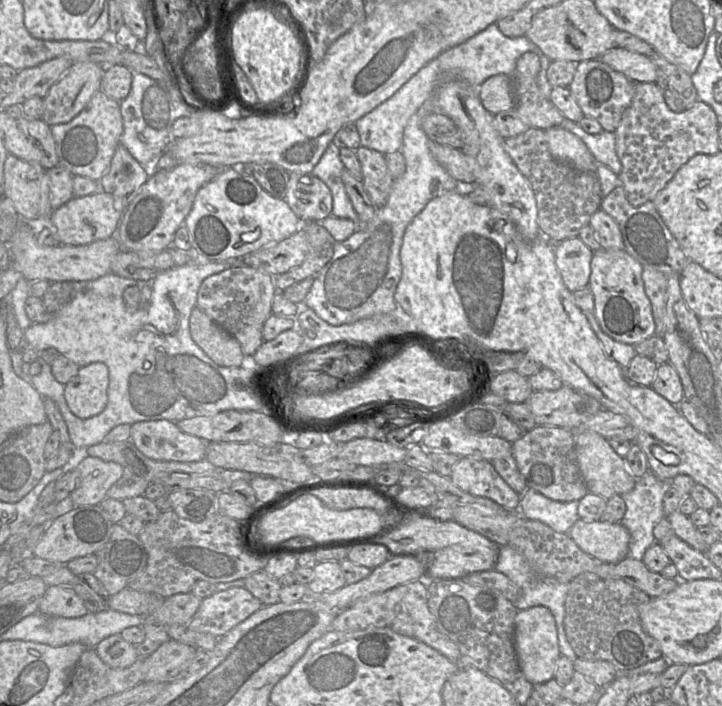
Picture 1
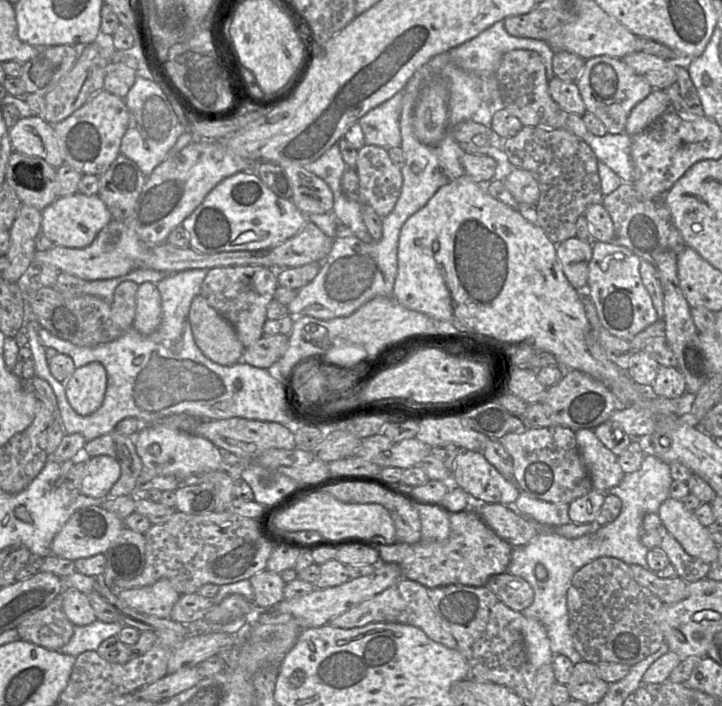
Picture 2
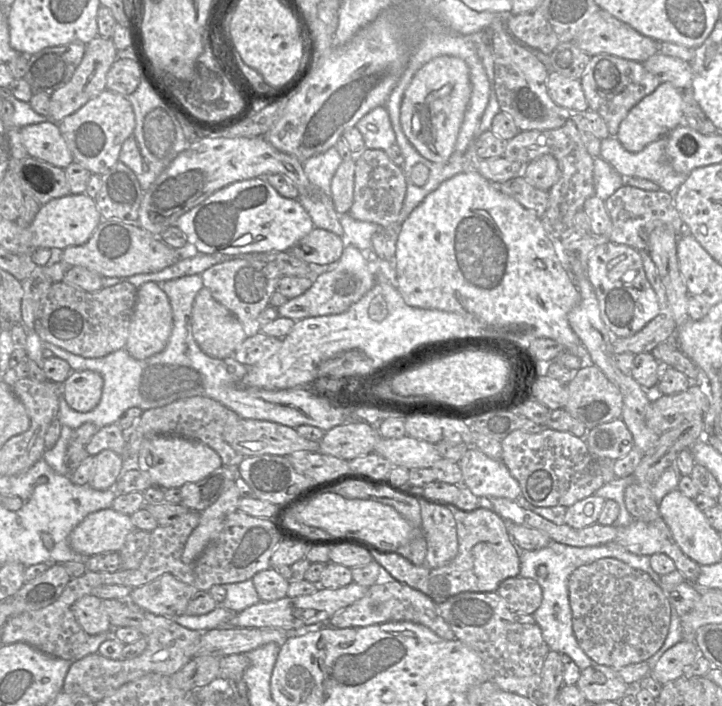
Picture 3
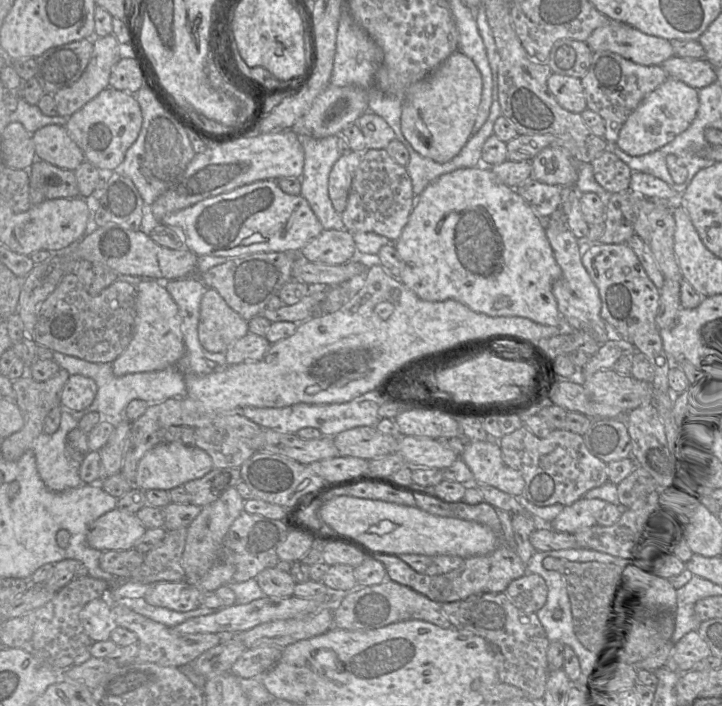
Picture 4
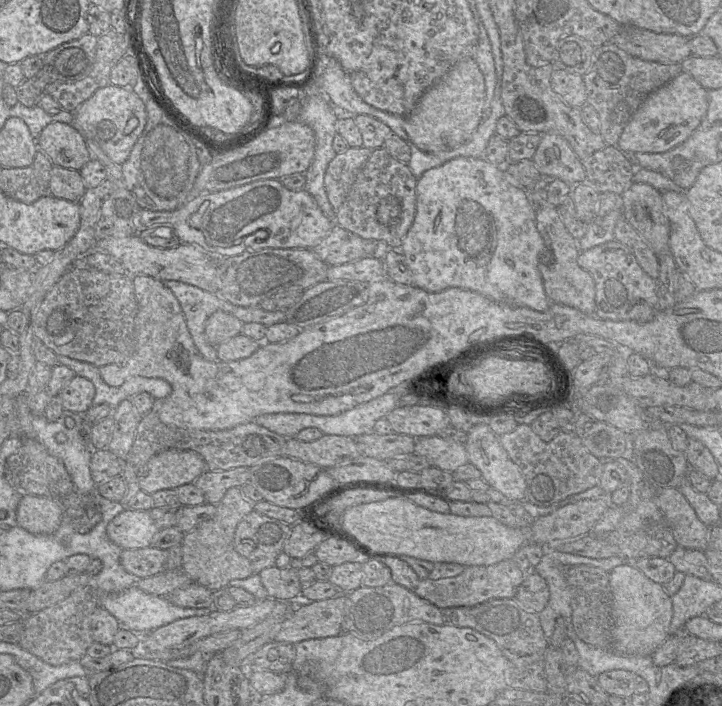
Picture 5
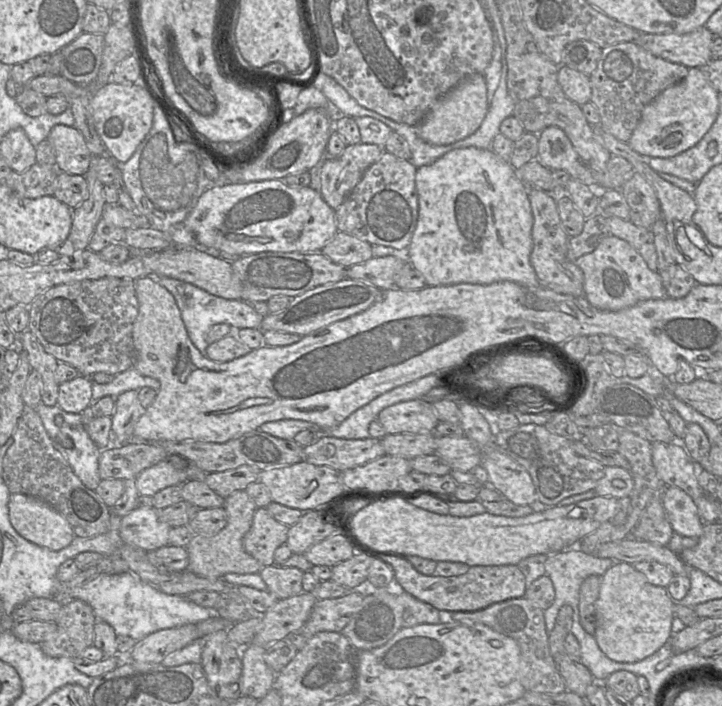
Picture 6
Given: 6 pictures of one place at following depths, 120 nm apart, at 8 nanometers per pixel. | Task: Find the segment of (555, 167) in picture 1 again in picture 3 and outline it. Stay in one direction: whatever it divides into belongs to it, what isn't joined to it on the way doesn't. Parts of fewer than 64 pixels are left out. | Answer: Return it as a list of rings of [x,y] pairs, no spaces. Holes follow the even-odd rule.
[[[567,121],[563,126],[552,130],[519,131],[505,142],[503,156],[511,161],[527,164],[544,154],[550,154],[557,160],[559,179],[548,190],[548,206],[541,216],[541,221],[550,239],[568,242],[575,236],[575,214],[583,210],[584,202],[595,194],[594,157],[586,150],[572,121]]]

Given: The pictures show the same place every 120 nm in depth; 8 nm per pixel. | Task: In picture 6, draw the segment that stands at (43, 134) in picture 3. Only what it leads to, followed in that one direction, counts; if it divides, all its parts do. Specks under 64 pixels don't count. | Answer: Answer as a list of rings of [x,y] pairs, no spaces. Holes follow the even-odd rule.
[[[57,124],[47,138],[54,148],[57,171],[73,175],[84,175],[87,172],[92,154],[75,126]]]

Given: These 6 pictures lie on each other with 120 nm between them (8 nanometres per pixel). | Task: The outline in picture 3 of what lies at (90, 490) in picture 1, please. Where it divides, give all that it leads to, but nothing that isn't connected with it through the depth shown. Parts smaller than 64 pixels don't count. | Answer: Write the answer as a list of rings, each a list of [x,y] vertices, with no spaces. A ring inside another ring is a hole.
[[[106,449],[94,456],[94,468],[88,485],[96,490],[112,488],[123,472],[122,456]]]

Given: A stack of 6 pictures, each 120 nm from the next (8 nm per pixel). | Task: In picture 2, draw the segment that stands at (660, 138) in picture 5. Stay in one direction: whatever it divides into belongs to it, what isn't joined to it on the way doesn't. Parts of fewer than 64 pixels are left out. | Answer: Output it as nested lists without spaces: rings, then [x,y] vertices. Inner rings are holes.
[[[653,89],[653,91],[630,112],[625,133],[634,136],[649,127],[670,107],[670,99],[665,90]]]

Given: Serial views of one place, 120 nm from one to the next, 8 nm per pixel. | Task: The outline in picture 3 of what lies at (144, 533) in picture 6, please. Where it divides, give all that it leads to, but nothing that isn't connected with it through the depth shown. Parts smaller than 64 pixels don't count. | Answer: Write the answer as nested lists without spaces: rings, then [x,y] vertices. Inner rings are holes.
[[[112,508],[101,509],[87,515],[70,533],[69,545],[83,556],[93,556],[103,552],[118,552],[127,536],[135,530],[130,516]]]

